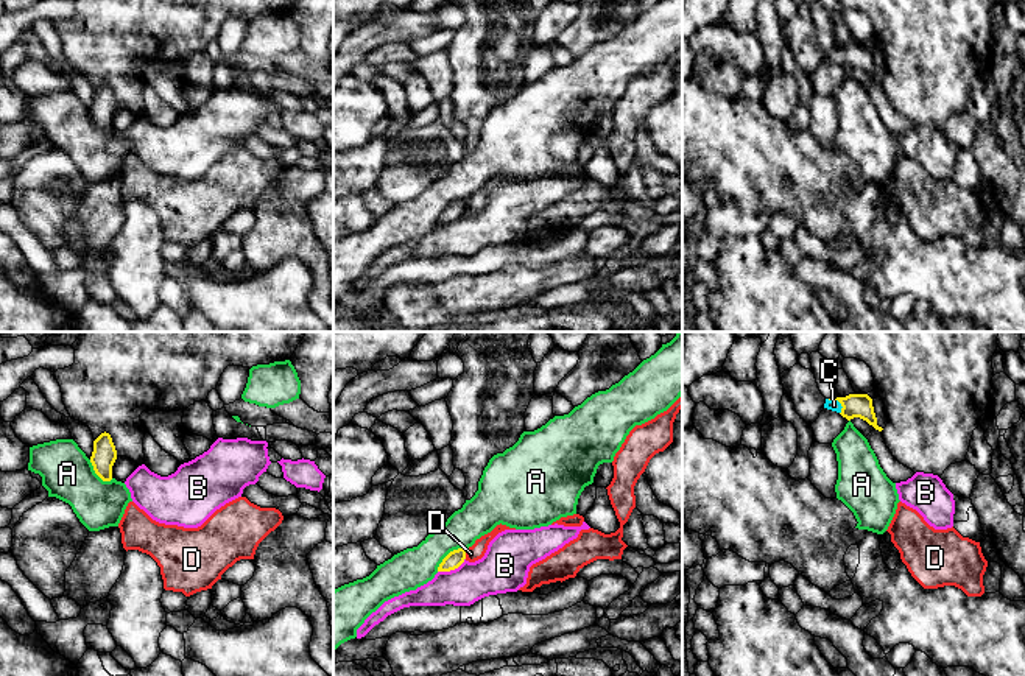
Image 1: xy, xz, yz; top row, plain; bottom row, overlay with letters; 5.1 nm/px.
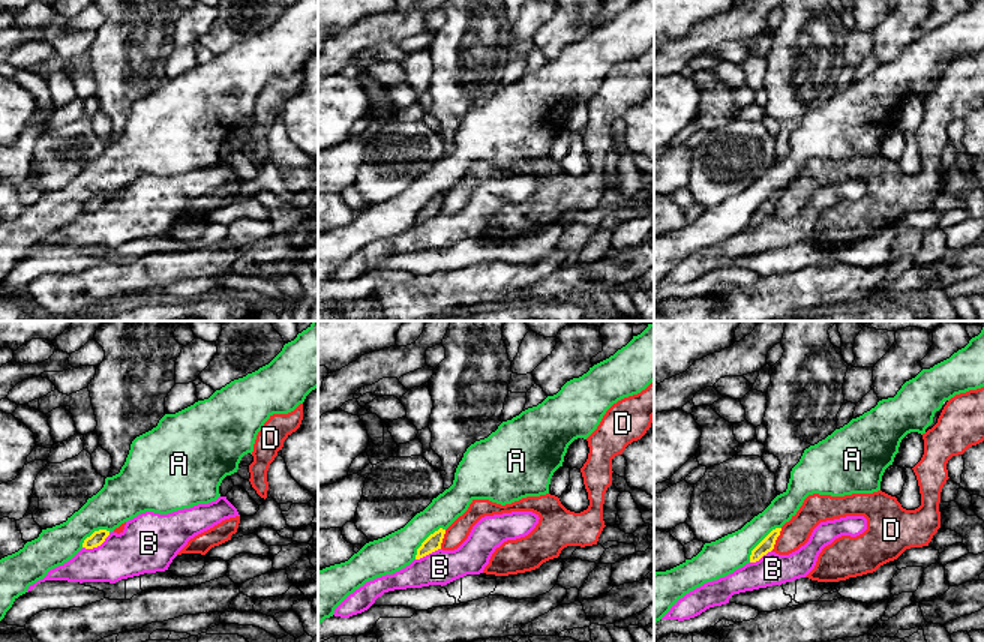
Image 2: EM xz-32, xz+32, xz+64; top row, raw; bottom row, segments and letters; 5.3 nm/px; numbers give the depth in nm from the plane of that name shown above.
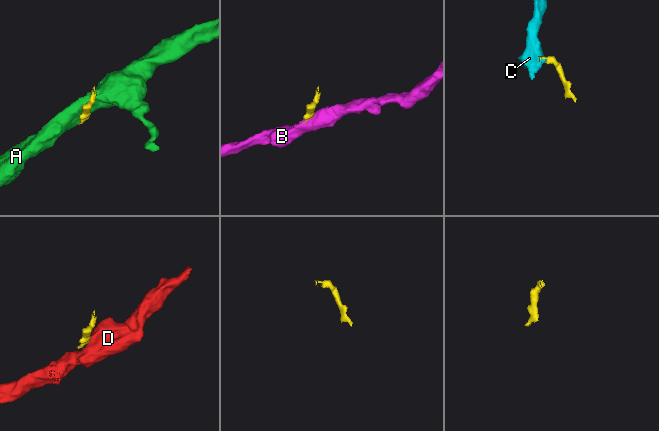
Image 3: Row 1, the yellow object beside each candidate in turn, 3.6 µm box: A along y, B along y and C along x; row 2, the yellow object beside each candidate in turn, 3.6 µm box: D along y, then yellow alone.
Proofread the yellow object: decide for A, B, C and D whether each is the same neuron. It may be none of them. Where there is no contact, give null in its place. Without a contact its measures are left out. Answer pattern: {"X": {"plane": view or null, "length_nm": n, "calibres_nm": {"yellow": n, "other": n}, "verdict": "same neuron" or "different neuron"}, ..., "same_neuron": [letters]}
{"A": {"plane": "xz", "length_nm": 190, "calibres_nm": {"yellow": 90, "other": 200}, "verdict": "different neuron"}, "B": {"plane": "xz", "length_nm": 160, "calibres_nm": {"yellow": 90, "other": 240}, "verdict": "different neuron"}, "C": {"plane": "yz", "length_nm": 100, "calibres_nm": {"yellow": 130, "other": 60}, "verdict": "same neuron"}, "D": {"plane": "xz", "length_nm": 50, "calibres_nm": {"yellow": 90, "other": 80}, "verdict": "different neuron"}, "same_neuron": ["C"]}

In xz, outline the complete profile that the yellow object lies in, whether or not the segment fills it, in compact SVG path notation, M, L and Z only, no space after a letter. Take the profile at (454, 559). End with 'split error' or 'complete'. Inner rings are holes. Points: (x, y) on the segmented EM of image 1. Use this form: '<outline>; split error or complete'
M458 548L450 551L442 562L438 567L438 572L450 572L458 569L466 559L466 550L464 548Z; complete

